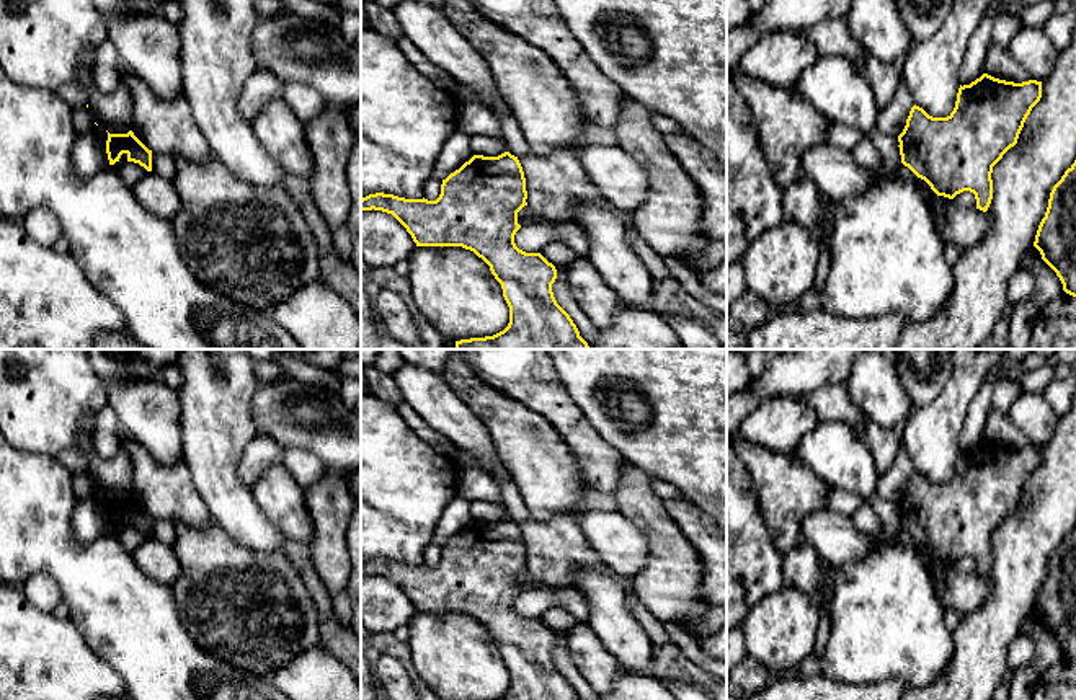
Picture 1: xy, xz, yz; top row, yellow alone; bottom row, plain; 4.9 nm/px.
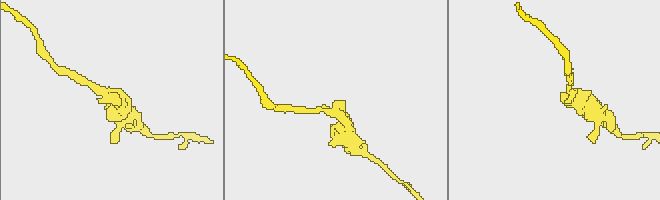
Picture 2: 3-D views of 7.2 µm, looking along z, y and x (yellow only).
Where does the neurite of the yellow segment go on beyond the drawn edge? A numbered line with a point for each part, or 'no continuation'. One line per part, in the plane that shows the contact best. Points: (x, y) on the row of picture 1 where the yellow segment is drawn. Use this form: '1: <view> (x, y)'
no continuation

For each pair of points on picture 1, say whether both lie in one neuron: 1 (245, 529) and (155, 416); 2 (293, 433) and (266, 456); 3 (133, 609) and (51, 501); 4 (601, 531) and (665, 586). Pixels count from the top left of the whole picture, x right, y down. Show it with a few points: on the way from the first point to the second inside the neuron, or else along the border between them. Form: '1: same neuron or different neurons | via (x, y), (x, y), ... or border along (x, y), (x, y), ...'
1: different neurons | border along (178, 413), (183, 459)
2: different neurons | border along (257, 434), (270, 434), (284, 449)
3: same neuron | via (105, 586), (53, 534), (53, 529)
4: different neurons | border along (640, 529), (647, 540), (647, 562), (631, 576)

